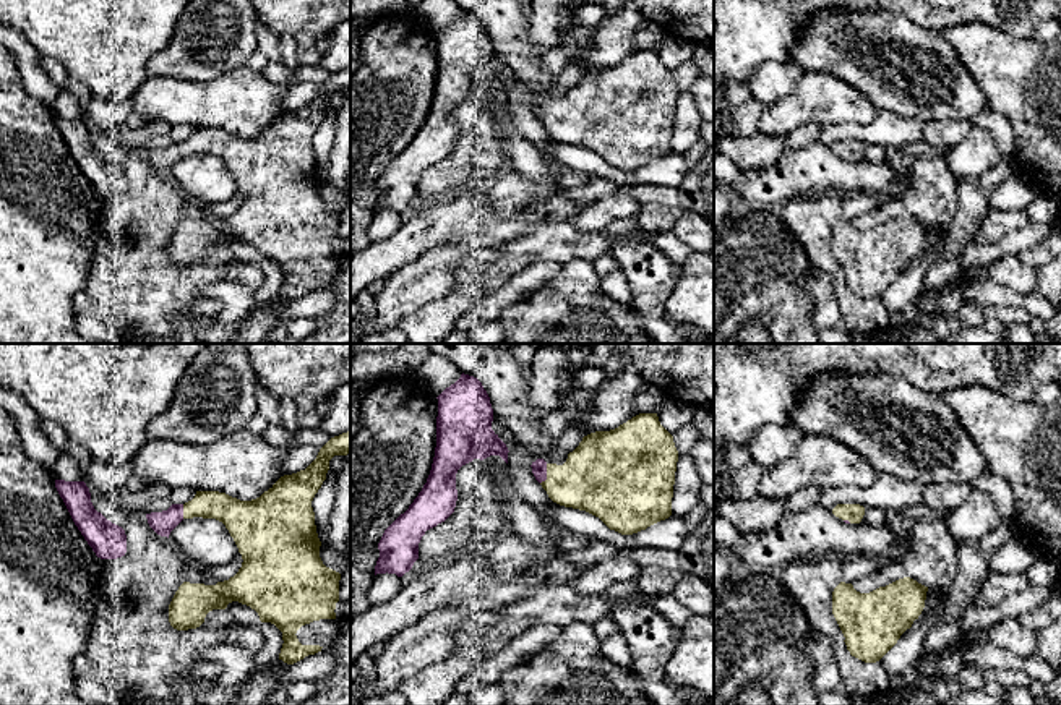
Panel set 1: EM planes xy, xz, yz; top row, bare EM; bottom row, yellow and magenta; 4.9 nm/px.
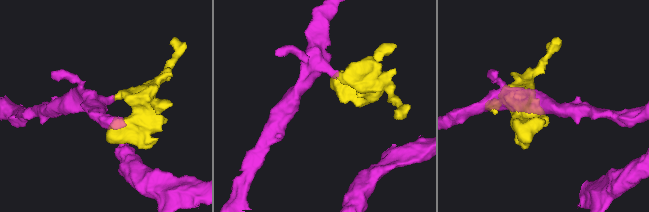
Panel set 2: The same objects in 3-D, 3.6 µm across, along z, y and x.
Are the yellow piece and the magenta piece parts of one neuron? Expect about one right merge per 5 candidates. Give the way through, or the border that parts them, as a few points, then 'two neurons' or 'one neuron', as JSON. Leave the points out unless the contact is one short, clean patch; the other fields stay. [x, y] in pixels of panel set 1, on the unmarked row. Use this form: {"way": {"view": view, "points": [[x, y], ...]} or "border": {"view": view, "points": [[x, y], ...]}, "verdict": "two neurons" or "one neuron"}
{"way": {"view": "xz", "points": [[597, 114], [547, 111], [539, 104]]}, "verdict": "one neuron"}

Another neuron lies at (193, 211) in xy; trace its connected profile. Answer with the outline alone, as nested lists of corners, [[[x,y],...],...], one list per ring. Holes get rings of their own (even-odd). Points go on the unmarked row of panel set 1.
[[[188,201],[183,207],[185,219],[190,220],[204,220],[204,222],[216,222],[217,219],[211,216],[203,204],[198,204],[195,201]]]

